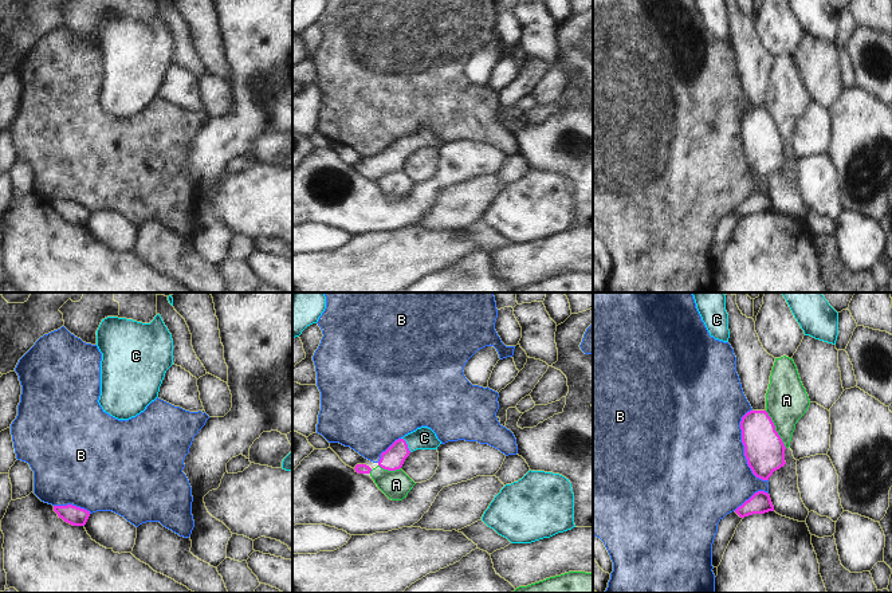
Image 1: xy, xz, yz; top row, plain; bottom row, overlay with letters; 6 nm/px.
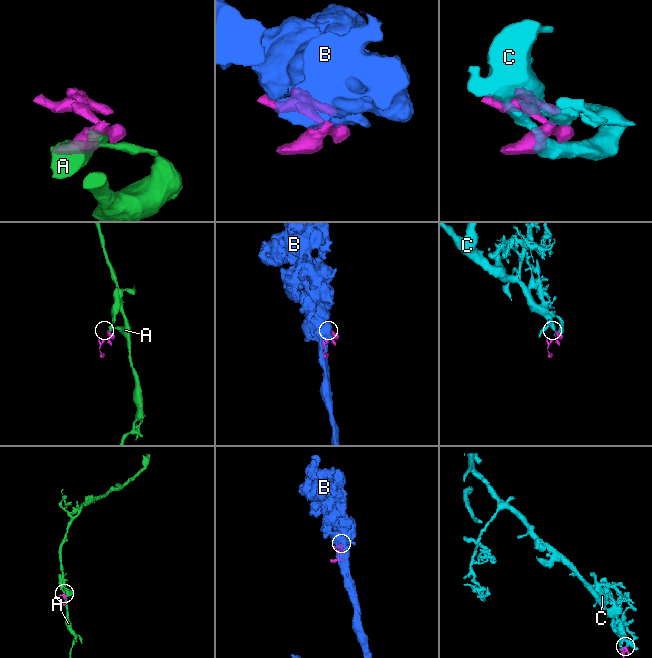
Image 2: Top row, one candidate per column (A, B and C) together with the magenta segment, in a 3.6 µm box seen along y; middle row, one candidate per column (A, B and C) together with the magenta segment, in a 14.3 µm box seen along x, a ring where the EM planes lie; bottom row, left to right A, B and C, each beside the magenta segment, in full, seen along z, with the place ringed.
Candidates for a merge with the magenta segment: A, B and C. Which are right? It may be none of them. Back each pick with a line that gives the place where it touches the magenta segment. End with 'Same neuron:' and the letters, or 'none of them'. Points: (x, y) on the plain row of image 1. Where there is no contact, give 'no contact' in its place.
C: contact xz (407, 144)
Same neuron: C

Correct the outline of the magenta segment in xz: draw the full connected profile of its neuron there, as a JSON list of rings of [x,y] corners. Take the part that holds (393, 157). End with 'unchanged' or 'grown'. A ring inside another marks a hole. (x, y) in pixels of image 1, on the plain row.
[[[417,127],[396,140],[385,152],[382,152],[378,165],[388,170],[400,169],[410,152],[416,149],[437,149],[440,144],[441,141],[431,127]]]; grown

